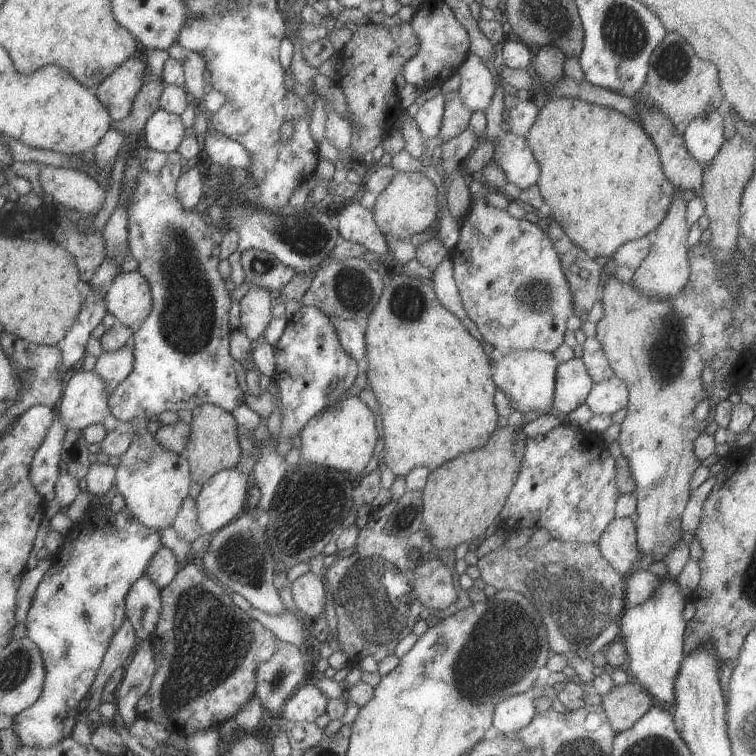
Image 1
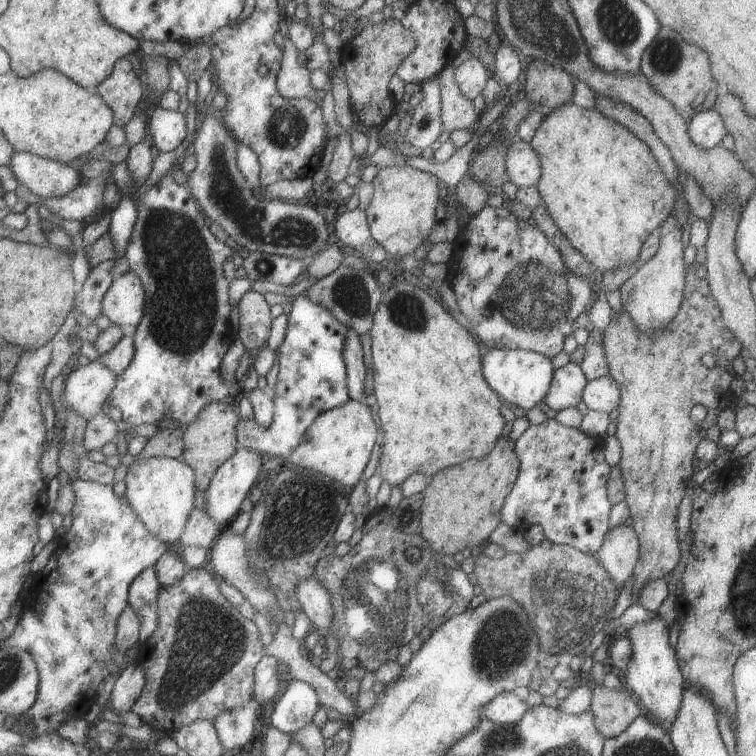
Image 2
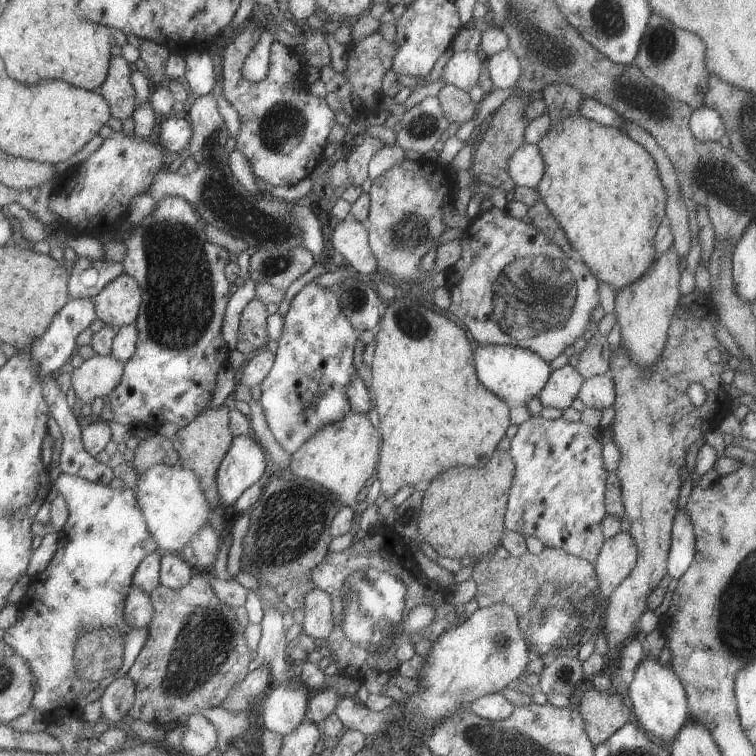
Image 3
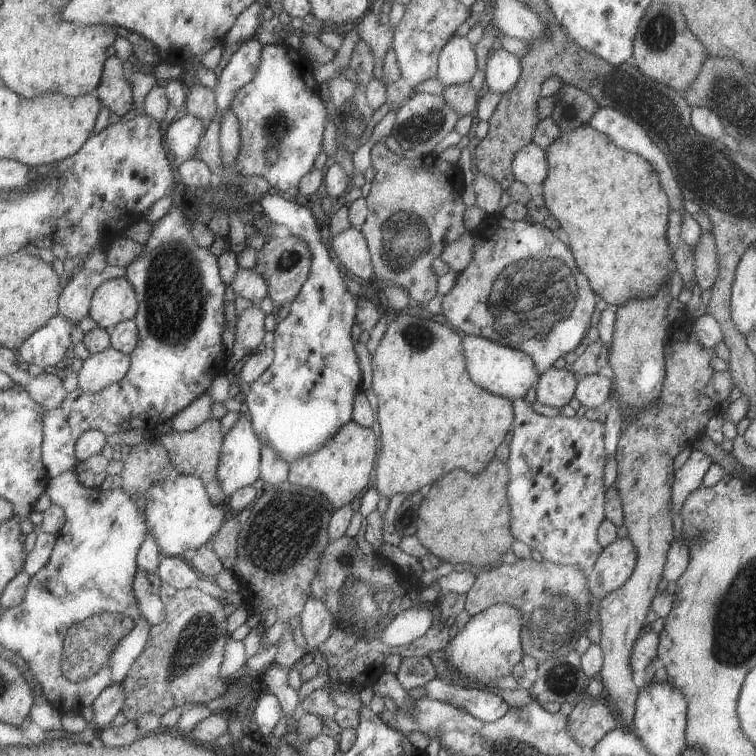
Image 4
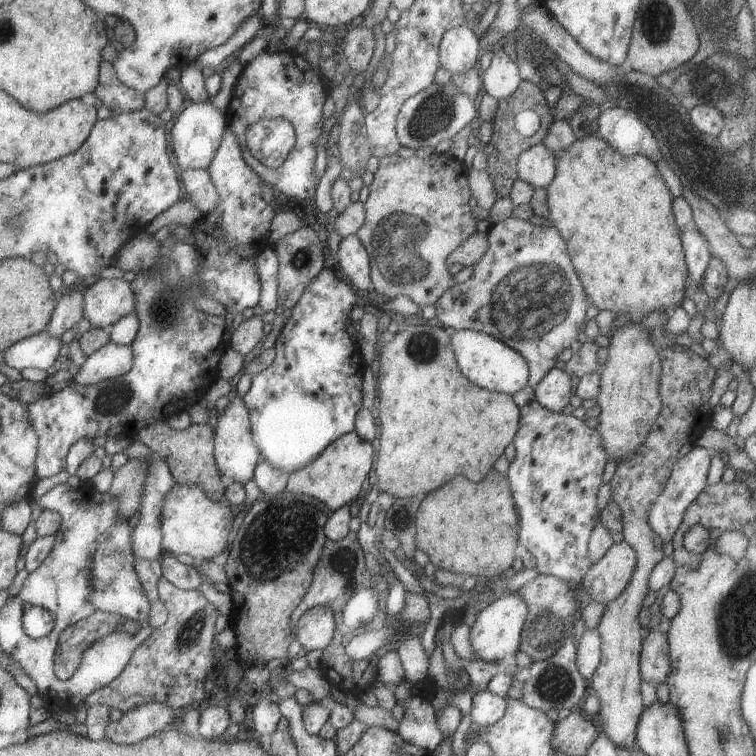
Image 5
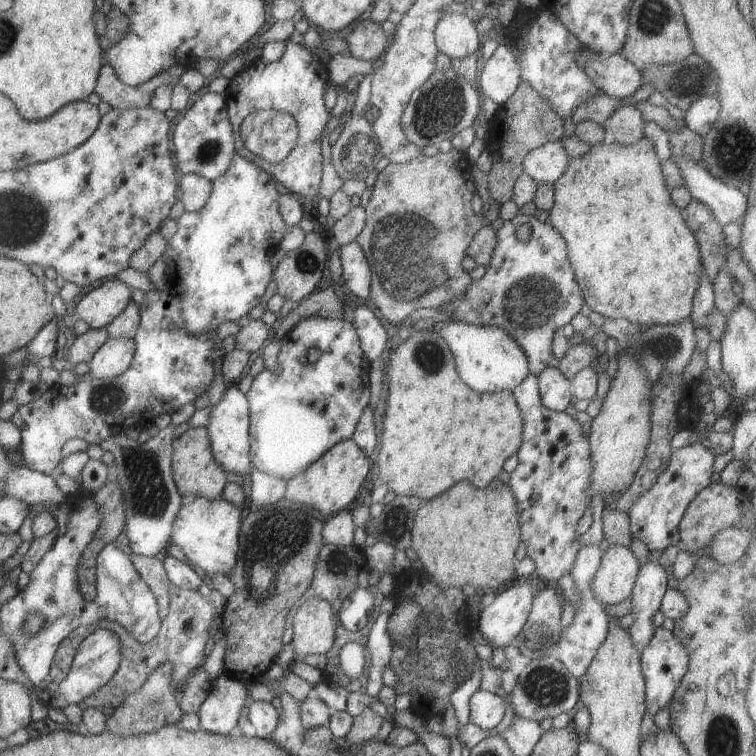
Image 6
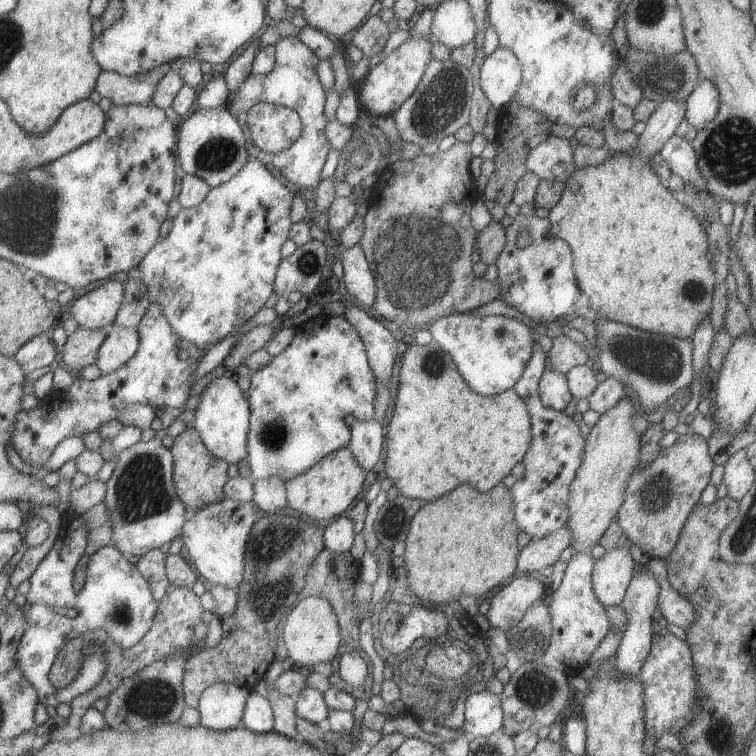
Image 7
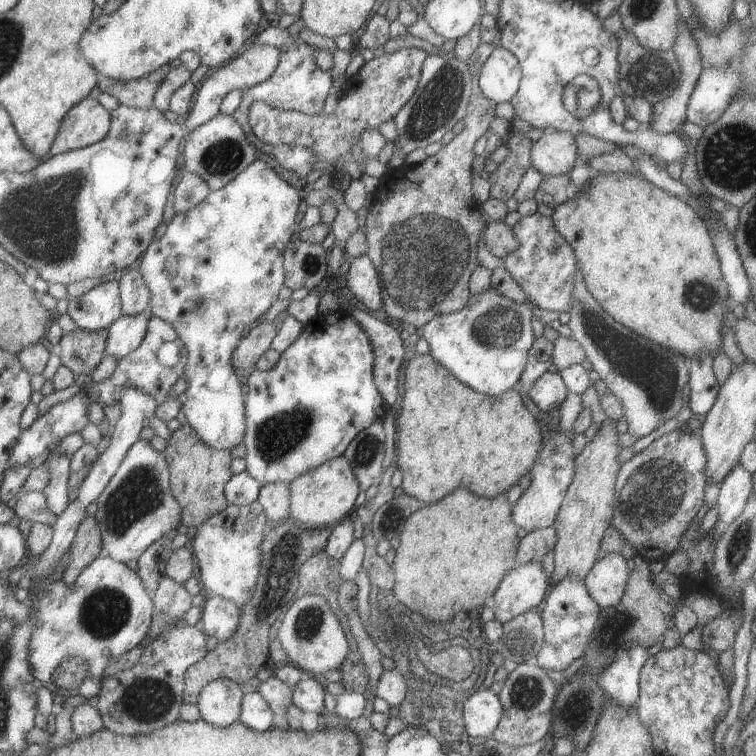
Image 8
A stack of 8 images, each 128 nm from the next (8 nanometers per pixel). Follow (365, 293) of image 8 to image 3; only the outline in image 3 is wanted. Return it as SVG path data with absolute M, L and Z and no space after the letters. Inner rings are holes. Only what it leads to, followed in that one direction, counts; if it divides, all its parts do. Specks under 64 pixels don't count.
M349 215L339 222L332 234L332 246L353 270L363 275L379 273L377 256L370 246L370 234L366 224Z

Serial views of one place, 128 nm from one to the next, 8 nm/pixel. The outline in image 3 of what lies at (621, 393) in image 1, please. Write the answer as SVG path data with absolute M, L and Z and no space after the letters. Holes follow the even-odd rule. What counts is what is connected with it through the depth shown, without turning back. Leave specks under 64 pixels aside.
M606 373L584 379L583 382L581 382L581 387L576 398L586 408L601 411L602 409L612 407L615 392L611 376Z

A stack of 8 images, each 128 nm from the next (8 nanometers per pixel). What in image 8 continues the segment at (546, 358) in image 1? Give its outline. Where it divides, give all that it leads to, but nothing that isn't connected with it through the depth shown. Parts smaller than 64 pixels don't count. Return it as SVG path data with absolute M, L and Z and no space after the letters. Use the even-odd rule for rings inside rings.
M488 288L481 294L474 293L463 310L436 316L422 328L420 334L428 342L429 352L458 379L461 379L461 382L472 386L481 394L497 396L520 380L519 374L524 372L523 366L526 365L525 360L528 360L527 348L531 348L535 338L531 330L531 312L529 312L531 306L523 303L516 304Z

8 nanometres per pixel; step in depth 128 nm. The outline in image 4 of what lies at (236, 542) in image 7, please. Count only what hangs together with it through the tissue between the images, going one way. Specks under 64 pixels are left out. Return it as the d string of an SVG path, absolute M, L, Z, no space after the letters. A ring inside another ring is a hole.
M179 473L174 480L161 480L146 496L146 520L148 532L151 532L163 555L185 556L191 549L199 549L213 540L213 536L225 524L226 505L213 503L208 488L199 476L187 476Z

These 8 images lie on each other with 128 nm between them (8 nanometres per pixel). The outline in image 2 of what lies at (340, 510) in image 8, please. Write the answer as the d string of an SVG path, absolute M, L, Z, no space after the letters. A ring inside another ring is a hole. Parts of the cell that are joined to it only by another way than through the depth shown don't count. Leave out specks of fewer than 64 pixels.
M351 400L339 408L321 414L287 462L305 470L327 474L339 485L351 490L361 481L361 474L371 460L373 448L379 440L378 426L378 419L373 417L373 410L366 403Z

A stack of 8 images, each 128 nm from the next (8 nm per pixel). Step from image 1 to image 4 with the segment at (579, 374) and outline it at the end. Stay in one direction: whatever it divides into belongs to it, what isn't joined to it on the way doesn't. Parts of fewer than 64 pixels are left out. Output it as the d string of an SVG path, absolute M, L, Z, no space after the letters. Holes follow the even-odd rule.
M551 366L538 377L535 387L537 403L560 409L574 398L575 386L571 371Z

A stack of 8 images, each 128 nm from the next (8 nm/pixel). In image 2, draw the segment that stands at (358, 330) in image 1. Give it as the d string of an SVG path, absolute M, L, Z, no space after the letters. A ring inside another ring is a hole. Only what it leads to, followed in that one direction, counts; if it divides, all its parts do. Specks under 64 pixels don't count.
M350 329L347 334L344 356L348 364L349 396L351 400L365 403L367 397L365 394L365 374L367 374L365 348L361 344L361 336L353 329Z

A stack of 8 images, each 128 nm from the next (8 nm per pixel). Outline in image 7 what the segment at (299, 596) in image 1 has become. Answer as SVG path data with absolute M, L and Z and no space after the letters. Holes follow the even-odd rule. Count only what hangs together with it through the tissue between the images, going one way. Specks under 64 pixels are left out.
M307 597L289 614L288 621L283 627L283 639L287 646L287 655L292 658L297 666L310 669L317 662L331 662L340 649L342 634L338 614L329 599L323 597Z

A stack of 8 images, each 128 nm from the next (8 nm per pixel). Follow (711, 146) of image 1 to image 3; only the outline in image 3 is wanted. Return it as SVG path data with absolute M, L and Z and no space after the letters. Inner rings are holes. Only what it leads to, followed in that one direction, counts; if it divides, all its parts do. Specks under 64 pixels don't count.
M699 106L690 113L688 126L693 137L702 142L718 142L724 134L724 125L719 114L705 106Z

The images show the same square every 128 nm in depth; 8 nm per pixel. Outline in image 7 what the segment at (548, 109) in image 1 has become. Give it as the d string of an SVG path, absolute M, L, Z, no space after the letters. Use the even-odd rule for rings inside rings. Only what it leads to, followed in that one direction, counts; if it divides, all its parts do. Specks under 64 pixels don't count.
M663 101L658 103L658 107L647 119L643 132L637 135L636 143L632 149L620 153L612 153L611 157L606 158L603 162L597 163L595 166L576 167L564 180L564 187L562 188L562 193L557 204L548 210L551 234L554 237L563 239L569 245L572 252L572 267L576 276L577 286L580 292L583 292L587 296L588 308L592 312L596 312L605 321L615 321L638 328L639 330L679 338L690 338L695 327L703 320L703 317L709 315L712 305L714 274L706 253L706 248L708 247L707 237L701 225L697 222L693 211L687 205L679 203L673 196L674 193L664 186L664 182L653 172L650 160L656 152L660 152L663 144L674 134L675 127L684 118L685 109L685 103L677 101Z

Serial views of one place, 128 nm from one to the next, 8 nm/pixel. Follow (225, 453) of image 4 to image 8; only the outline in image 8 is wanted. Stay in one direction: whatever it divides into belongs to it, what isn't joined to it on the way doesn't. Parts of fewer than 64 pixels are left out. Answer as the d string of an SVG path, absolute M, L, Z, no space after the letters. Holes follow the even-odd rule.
M257 159L225 188L212 190L201 205L176 213L165 234L152 242L142 258L139 270L152 292L151 310L173 325L188 353L185 376L190 387L186 397L180 399L186 421L211 448L235 448L244 443L248 432L247 403L232 356L247 325L279 300L286 279L285 251L299 228L296 218L301 200L297 188L285 182L267 162Z

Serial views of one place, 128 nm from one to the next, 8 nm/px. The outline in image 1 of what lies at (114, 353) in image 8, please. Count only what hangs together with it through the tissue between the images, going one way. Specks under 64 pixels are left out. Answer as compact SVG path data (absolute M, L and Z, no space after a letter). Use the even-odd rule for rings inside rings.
M95 370L78 372L67 380L58 409L64 425L71 431L113 422L106 382Z

